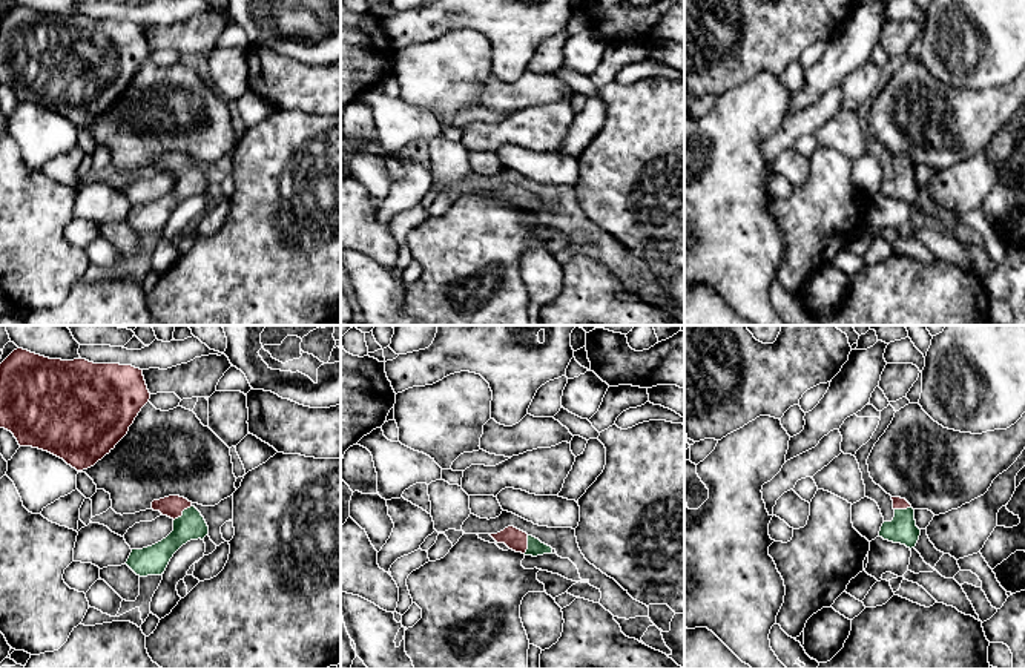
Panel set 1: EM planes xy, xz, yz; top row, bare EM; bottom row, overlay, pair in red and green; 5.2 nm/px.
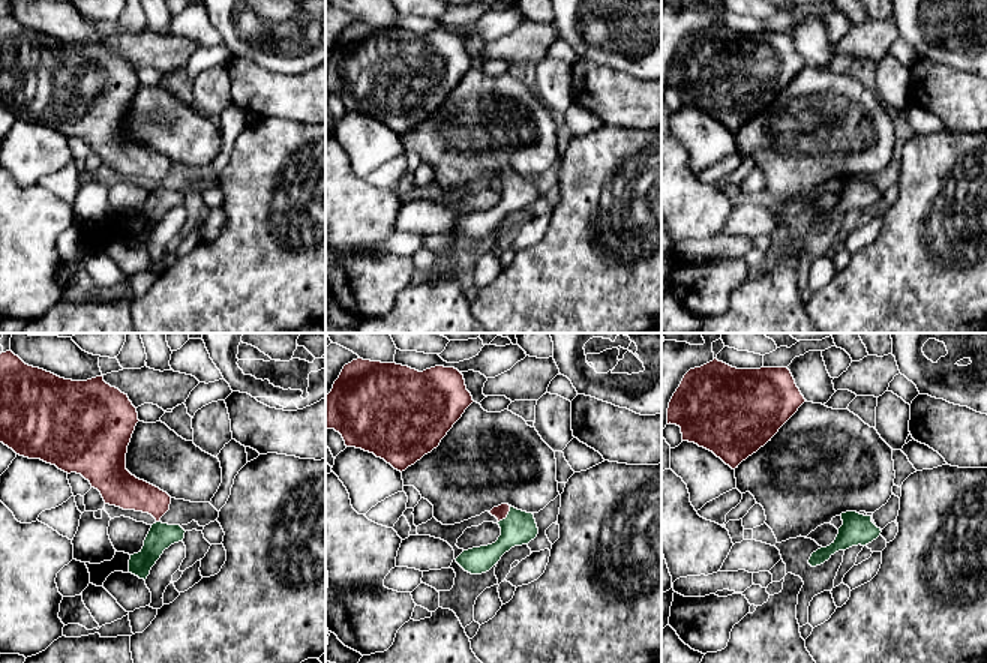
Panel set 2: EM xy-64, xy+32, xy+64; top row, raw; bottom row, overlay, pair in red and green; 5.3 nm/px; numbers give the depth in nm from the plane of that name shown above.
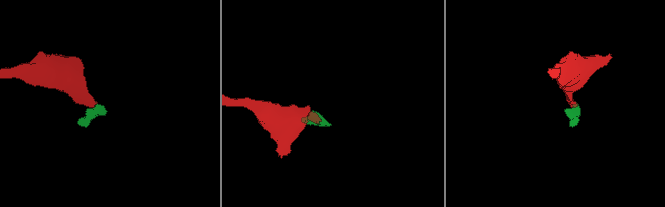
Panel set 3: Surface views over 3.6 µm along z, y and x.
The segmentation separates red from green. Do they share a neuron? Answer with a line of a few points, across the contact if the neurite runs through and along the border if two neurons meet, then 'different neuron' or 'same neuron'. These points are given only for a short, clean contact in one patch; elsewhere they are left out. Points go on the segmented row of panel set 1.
xy (172, 507), (181, 513), (191, 525) | same neuron

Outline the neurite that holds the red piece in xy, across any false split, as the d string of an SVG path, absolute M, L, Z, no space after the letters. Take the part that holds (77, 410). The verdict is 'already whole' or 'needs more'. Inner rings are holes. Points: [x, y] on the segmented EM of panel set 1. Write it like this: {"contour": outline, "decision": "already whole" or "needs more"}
{"contour": "M23 348L0 364L0 428L14 434L20 447L48 451L77 471L87 470L109 454L127 434L141 408L149 402L143 370L120 364L94 364L86 359L49 359Z", "decision": "already whole"}

